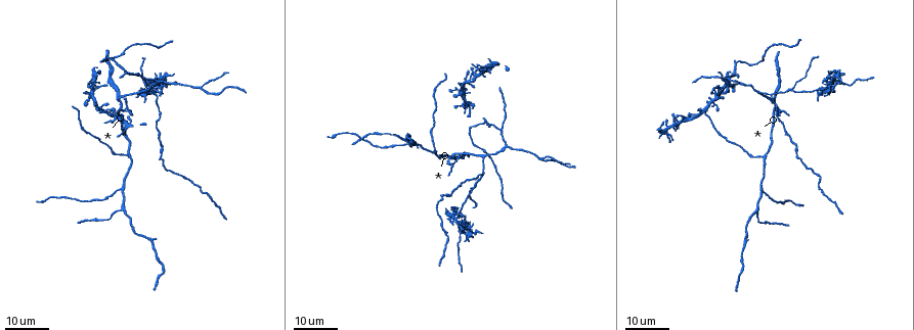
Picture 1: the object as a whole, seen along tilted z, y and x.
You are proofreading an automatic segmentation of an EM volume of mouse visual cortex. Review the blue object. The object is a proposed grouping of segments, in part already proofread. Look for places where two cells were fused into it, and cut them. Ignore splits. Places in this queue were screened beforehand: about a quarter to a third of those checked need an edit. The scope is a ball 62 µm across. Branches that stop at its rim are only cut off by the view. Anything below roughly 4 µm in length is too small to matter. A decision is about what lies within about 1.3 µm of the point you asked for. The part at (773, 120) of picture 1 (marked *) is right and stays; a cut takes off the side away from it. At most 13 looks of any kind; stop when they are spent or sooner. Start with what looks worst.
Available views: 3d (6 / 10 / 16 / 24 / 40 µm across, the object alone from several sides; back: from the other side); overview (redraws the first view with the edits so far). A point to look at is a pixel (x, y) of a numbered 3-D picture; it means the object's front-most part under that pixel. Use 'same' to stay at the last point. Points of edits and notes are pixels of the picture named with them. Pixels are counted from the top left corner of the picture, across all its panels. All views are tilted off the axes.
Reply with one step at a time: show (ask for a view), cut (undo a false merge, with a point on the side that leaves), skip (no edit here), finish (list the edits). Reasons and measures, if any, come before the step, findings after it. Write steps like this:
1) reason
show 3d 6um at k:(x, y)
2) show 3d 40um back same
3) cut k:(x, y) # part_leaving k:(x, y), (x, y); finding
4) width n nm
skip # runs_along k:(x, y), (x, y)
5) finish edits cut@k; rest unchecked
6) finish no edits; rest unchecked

looks like a crossing
show 3d 24um at 1:(450, 160)

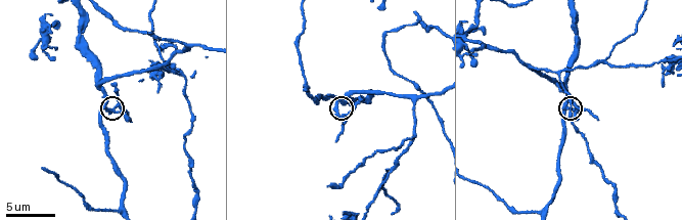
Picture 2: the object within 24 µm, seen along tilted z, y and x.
show 3d 6um at 2:(108, 107)

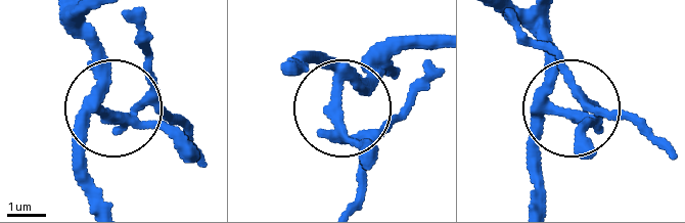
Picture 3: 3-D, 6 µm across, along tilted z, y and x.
show 3d 6um back at 3:(107, 113)

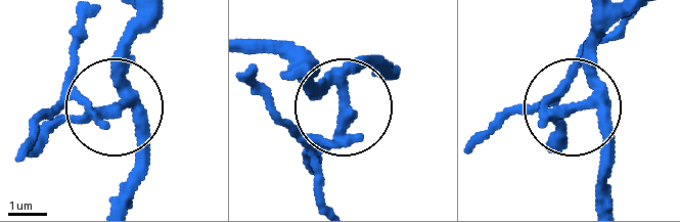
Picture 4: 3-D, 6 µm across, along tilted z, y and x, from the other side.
width 280 nm
cut 4:(91, 117) # part_leaving 4:(128, 98), (82, 114), (43, 112), (20, 152); two cells meet here

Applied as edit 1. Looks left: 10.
redraw
show overview

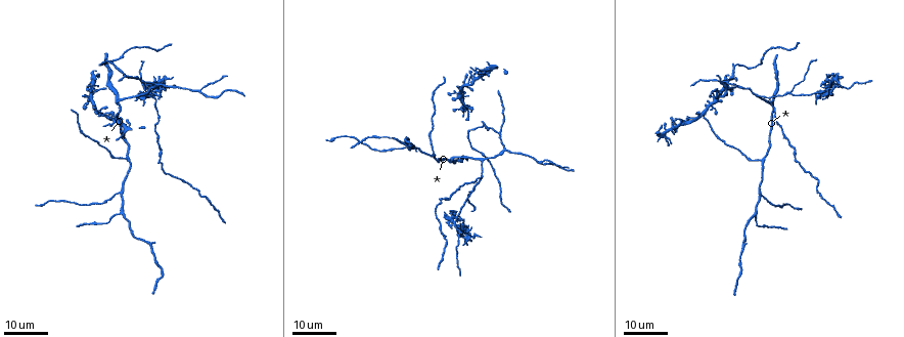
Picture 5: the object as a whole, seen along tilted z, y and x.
show 3d 16um at 5:(788, 94)

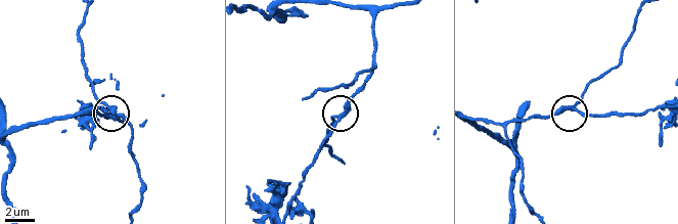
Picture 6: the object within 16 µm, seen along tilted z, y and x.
show 3d 6um at 6:(573, 107)

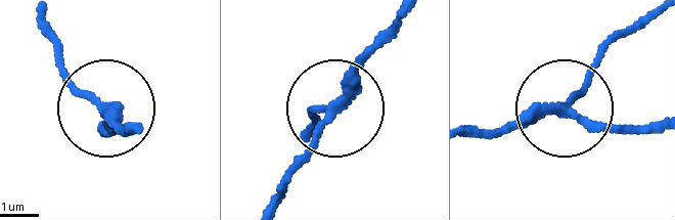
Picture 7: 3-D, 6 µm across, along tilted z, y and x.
side_arm 12 um
skip # runs_along 7:(468, 133), (523, 127), (559, 108), (605, 42); continuous, no second cell

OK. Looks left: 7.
branch point
show 3d 24um at 5:(198, 92)

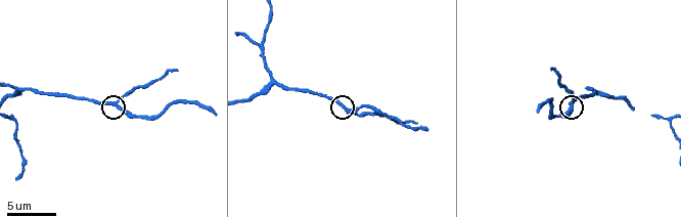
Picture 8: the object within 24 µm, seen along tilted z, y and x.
closer look
show 3d 10um at 8:(114, 103)

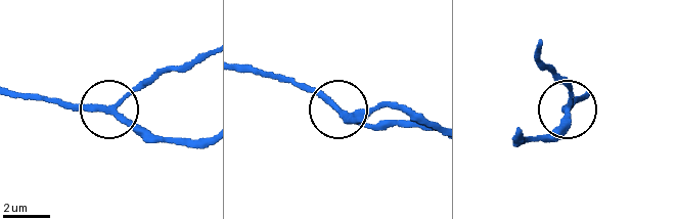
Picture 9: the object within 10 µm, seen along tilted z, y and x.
width 220 nm
skip # runs_along 9:(14, 95), (36, 95), (68, 106), (108, 106), (151, 79); all the same cell

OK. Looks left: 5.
arms part here
show 3d 10um at 8:(271, 79)

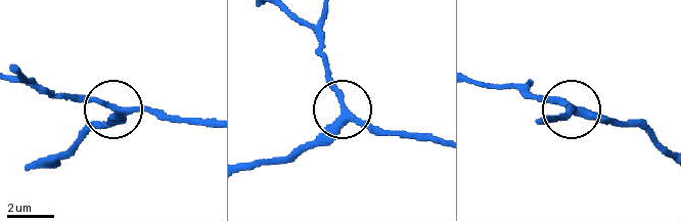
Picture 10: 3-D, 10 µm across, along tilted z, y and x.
skip # runs_along 10:(44, 166), (69, 158), (116, 108), (166, 113); all the same cell

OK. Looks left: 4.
branch point
show 3d 24um at 5:(758, 196)

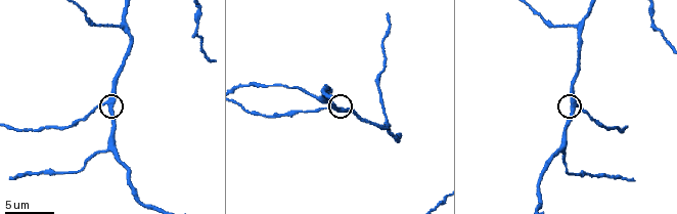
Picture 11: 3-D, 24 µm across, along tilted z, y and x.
show 3d 10um at 11:(575, 103)

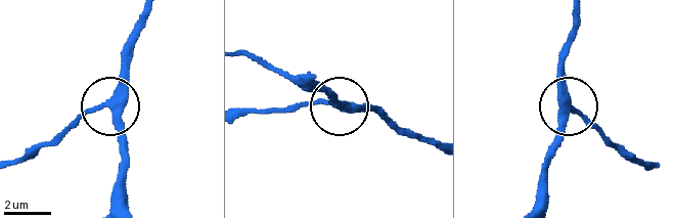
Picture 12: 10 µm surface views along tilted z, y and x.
side_arm 26 um
skip # runs_along 12:(147, 13), (120, 95), (82, 112), (66, 126); all the same cell

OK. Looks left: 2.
a fork
show 3d 10um at 8:(669, 119)

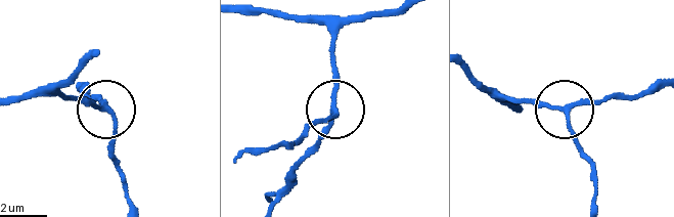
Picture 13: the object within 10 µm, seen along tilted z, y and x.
skip # runs_along 13:(515, 113), (506, 99), (528, 98), (557, 109), (637, 97); all the same cell

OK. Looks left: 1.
finish edits cut@4; rest unchecked

